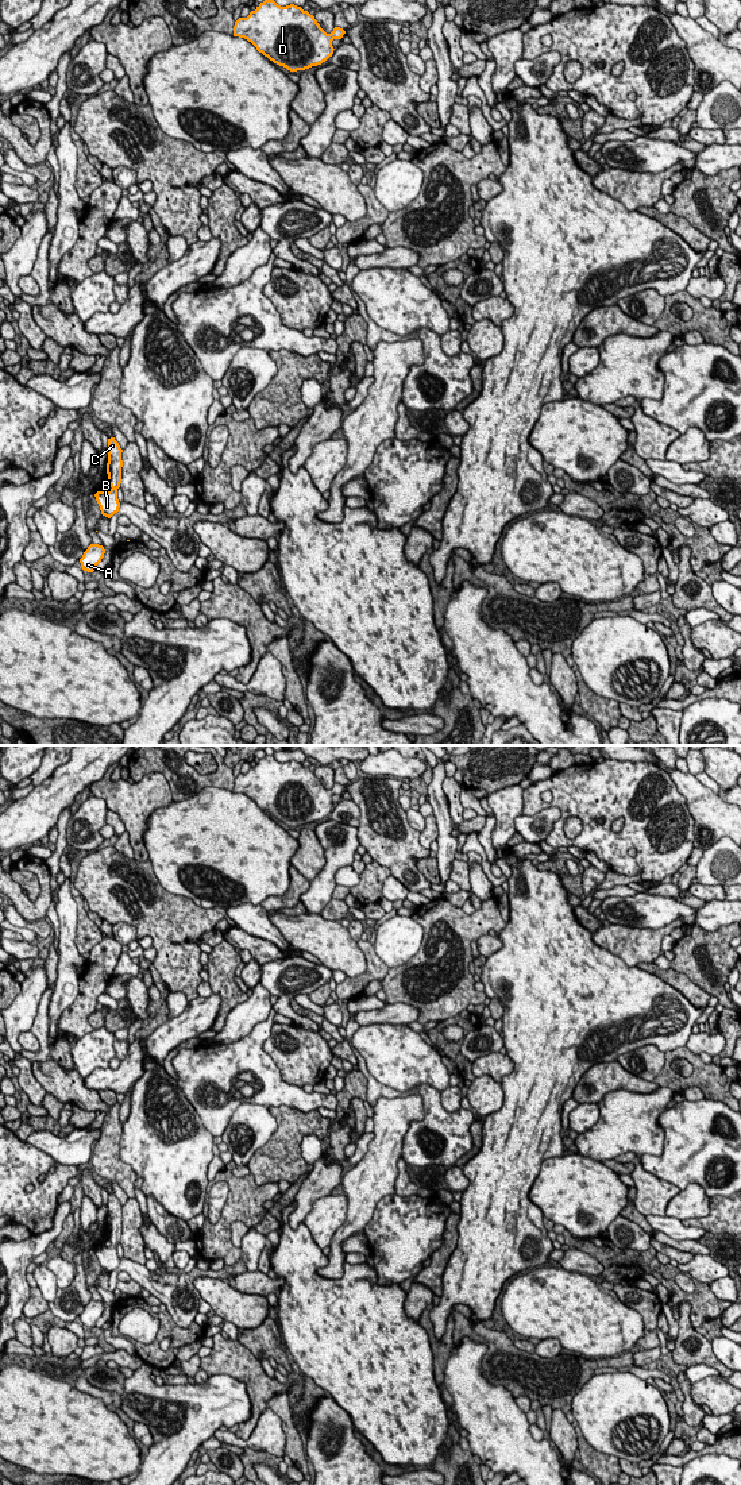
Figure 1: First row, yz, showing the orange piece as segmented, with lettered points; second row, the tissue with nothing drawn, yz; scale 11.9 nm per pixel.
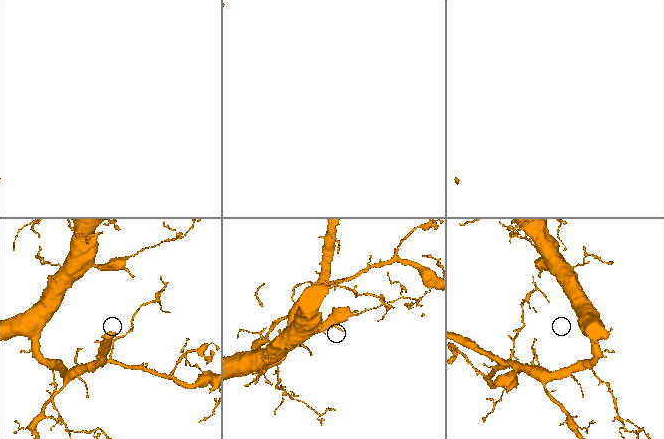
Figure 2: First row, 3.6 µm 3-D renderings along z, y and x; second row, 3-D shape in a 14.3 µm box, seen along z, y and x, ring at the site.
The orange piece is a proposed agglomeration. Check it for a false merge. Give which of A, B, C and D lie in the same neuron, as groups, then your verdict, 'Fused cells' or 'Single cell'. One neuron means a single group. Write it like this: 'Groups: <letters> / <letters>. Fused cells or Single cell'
Groups: A B C D. Single cell

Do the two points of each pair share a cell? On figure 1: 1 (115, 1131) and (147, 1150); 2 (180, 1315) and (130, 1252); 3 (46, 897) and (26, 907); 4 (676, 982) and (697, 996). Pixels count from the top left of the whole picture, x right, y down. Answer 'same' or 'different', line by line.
1: different
2: different
3: same
4: same

